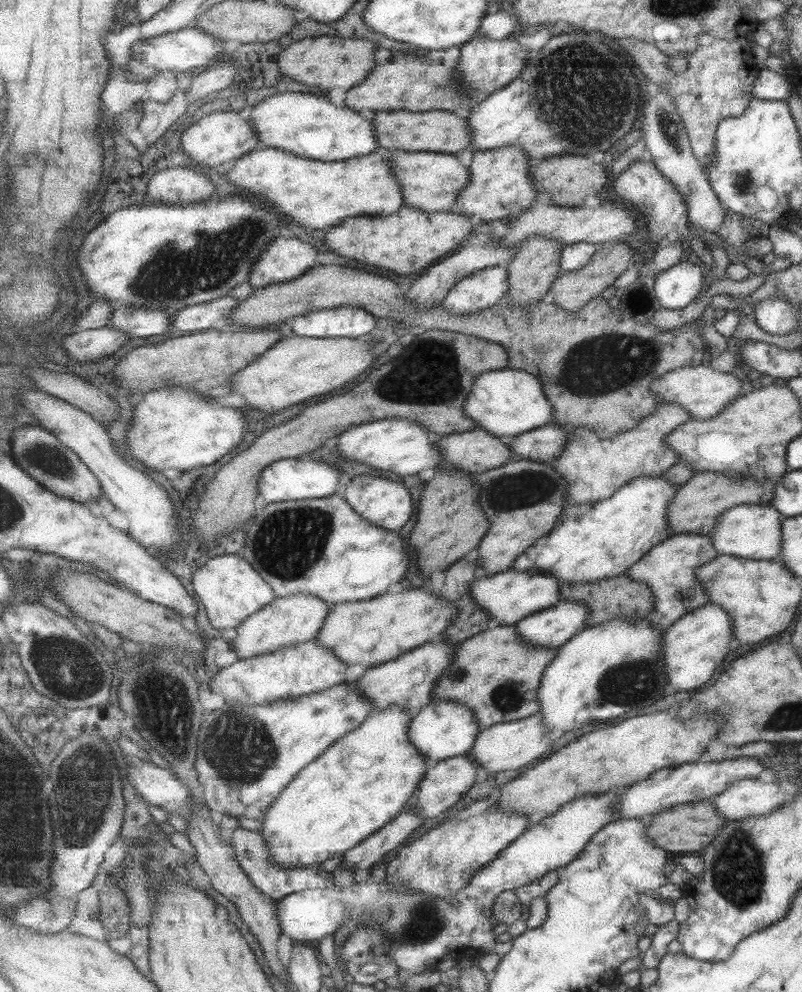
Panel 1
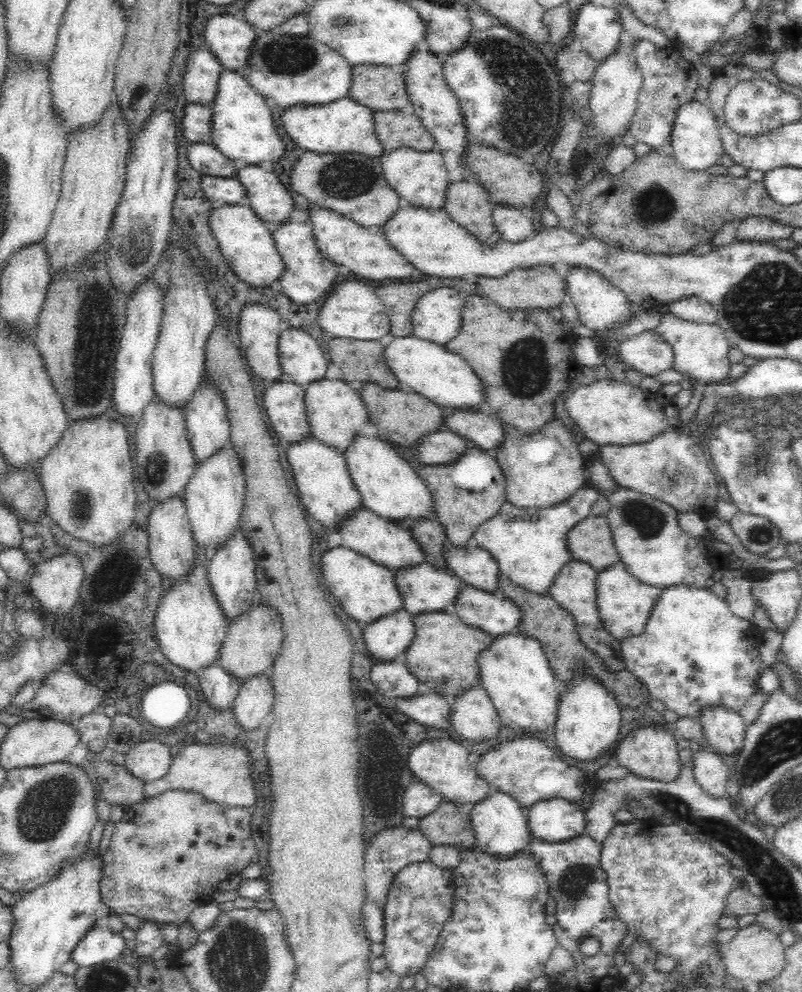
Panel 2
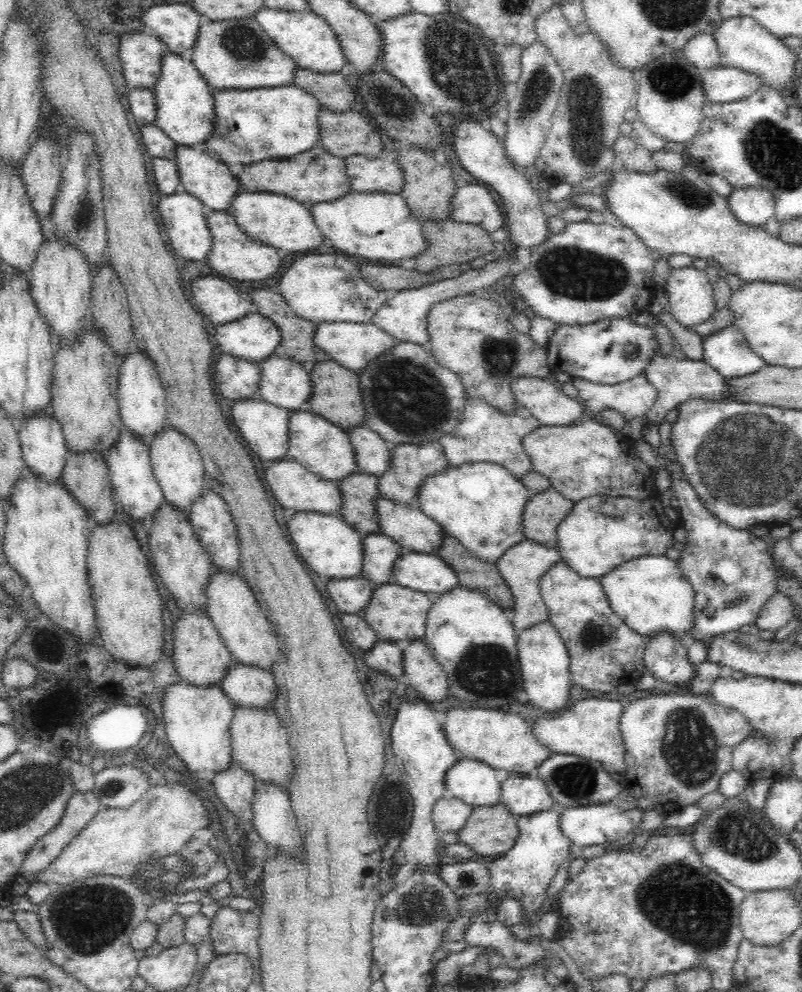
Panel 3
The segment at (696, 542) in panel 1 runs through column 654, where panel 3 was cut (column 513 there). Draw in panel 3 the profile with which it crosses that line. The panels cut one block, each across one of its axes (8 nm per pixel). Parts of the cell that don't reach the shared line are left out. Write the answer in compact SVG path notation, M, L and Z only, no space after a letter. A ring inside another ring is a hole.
M526 538L507 548L506 552L496 560L496 568L501 578L506 581L513 597L512 608L507 614L517 634L527 627L548 620L549 613L540 595L539 581L542 579L542 572L546 572L546 568L550 568L550 565L556 564L558 560L560 560L560 551L556 547L548 548Z

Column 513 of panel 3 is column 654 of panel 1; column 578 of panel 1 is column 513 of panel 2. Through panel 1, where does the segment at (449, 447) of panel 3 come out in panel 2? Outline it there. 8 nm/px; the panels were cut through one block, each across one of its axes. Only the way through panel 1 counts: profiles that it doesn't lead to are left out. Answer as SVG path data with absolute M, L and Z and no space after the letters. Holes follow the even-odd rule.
M552 418L535 433L524 434L520 430L506 425L506 436L502 446L493 451L498 464L506 477L506 498L518 508L550 508L568 500L577 490L586 485L582 458L578 443L568 436L568 430L560 421Z

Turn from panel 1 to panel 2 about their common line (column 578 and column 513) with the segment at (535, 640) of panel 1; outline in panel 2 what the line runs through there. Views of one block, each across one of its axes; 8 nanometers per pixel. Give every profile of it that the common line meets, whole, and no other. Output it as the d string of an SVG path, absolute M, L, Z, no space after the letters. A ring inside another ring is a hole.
M470 586L462 590L453 613L495 637L518 633L523 620L522 610L512 600Z

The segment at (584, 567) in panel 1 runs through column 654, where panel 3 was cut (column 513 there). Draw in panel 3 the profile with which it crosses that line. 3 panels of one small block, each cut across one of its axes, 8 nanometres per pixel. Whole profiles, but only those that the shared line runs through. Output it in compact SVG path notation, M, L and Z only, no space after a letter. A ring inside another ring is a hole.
M466 462L430 474L422 480L416 505L436 521L448 535L460 541L468 552L480 560L495 563L507 548L524 540L522 512L532 495L512 473L499 464Z

